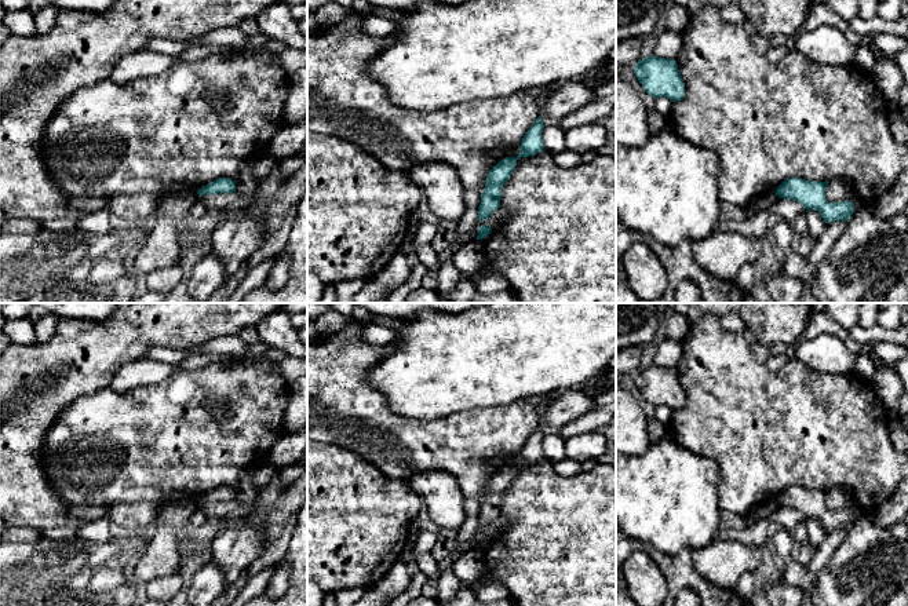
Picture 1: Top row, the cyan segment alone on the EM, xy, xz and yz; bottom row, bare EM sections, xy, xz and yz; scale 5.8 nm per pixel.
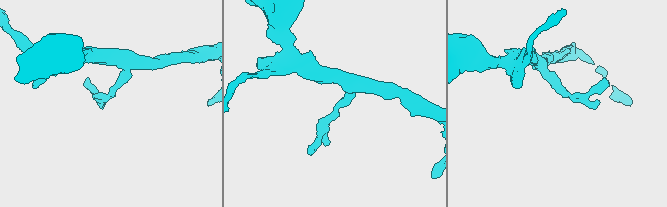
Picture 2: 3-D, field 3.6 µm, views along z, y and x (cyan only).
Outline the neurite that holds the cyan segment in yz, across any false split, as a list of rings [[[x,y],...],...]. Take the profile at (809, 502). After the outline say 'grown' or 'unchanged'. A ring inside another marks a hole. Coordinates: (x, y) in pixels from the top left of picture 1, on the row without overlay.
[[[790,486],[774,500],[780,507],[794,508],[802,512],[806,519],[816,518],[825,532],[840,529],[846,530],[854,522],[854,512],[849,508],[842,511],[828,511],[825,497],[829,490],[803,489]]] | unchanged

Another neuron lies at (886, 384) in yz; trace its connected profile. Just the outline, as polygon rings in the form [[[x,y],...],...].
[[[880,366],[875,370],[871,382],[872,390],[883,404],[889,420],[900,417],[900,397],[904,393],[902,383],[897,372],[890,366]]]

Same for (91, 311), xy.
[[[36,303],[45,314],[58,318],[103,322],[118,309],[117,303]]]

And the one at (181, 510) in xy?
[[[176,500],[167,504],[154,522],[154,536],[127,581],[112,591],[65,589],[32,606],[134,606],[136,585],[153,578],[179,573],[183,558],[180,547],[189,529],[189,519],[198,508],[196,500]]]

